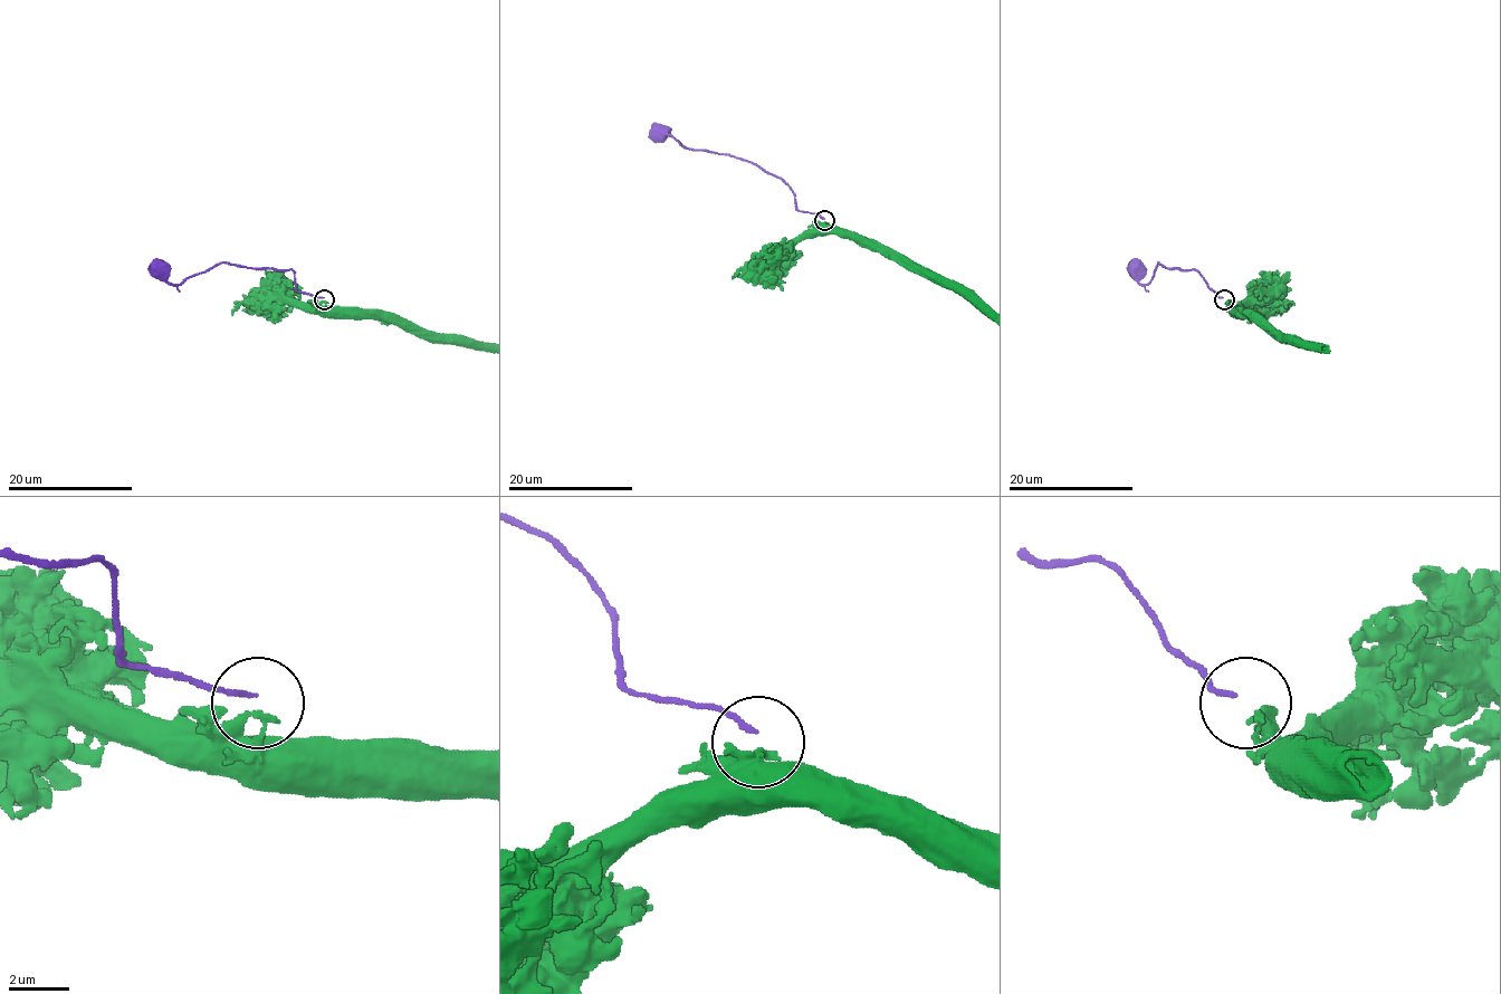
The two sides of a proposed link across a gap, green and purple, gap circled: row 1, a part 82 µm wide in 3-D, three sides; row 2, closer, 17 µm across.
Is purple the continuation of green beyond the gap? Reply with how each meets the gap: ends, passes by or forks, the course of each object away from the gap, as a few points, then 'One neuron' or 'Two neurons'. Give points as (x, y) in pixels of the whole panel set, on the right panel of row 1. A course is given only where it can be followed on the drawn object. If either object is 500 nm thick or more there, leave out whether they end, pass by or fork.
At the ring green ends. At the ring purple ends. Course of purple: (1222, 297), (1191, 269), (1169, 269), (1158, 263), (1153, 278), (1145, 285), (1135, 278), (1134, 266). Two neurons

